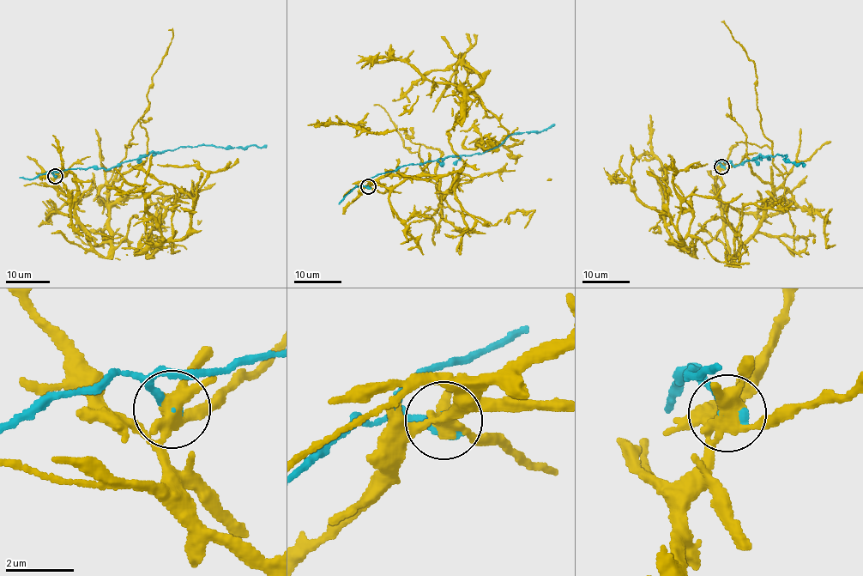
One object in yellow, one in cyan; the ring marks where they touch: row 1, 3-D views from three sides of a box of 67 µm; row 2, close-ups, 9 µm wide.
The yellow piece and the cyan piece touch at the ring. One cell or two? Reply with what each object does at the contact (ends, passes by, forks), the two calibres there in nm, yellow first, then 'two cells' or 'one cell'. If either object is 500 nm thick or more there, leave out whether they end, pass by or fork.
yellow forks; cyan ends; calibres 400 and 360 nm; two cells

